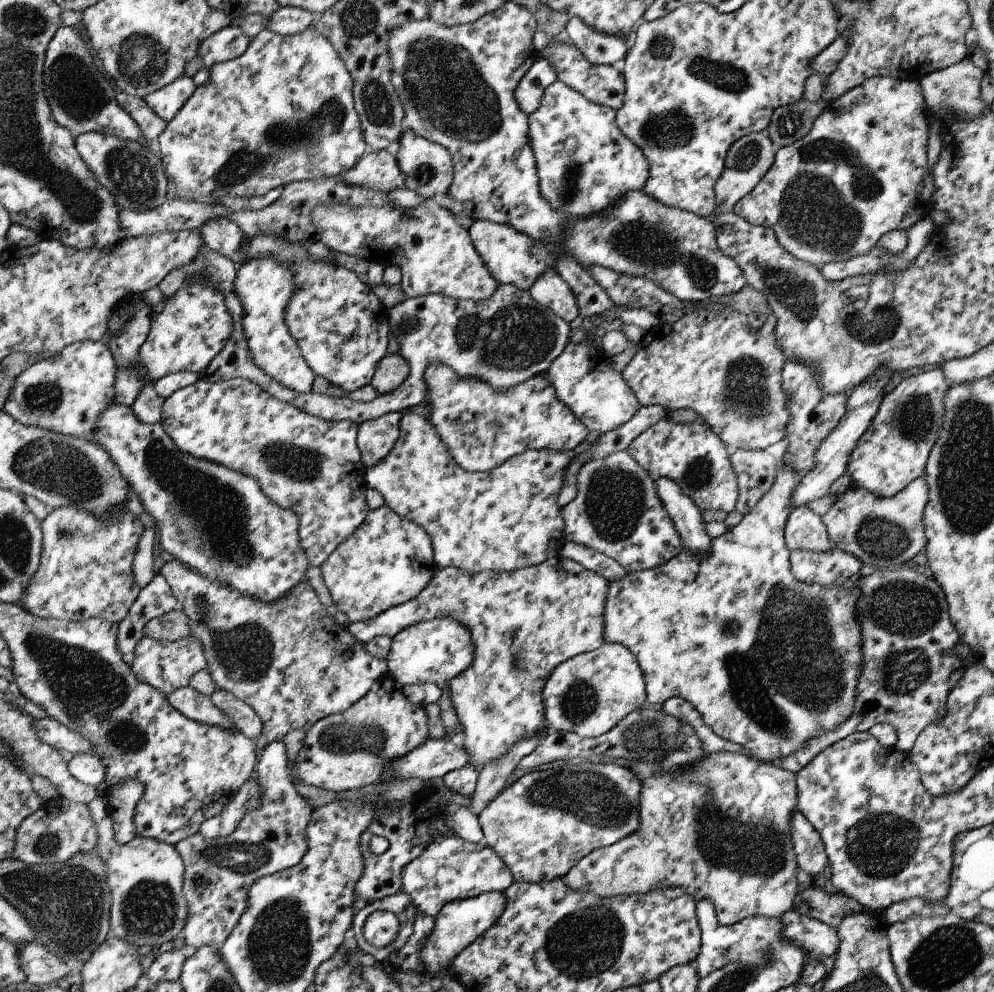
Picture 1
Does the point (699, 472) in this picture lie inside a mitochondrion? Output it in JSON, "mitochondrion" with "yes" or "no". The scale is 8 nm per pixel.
{"mitochondrion":"yes"}

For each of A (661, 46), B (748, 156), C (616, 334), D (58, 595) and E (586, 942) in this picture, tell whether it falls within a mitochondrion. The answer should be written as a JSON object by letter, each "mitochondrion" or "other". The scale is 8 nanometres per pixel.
{"A":"mitochondrion","B":"mitochondrion","C":"other","D":"other","E":"mitochondrion"}

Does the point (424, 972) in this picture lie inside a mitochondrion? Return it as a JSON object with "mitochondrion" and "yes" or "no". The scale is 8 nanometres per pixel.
{"mitochondrion":"no"}

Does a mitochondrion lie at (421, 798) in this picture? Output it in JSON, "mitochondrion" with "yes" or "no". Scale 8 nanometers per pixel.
{"mitochondrion":"no"}

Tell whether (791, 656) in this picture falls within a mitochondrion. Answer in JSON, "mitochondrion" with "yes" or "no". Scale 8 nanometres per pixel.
{"mitochondrion":"yes"}

